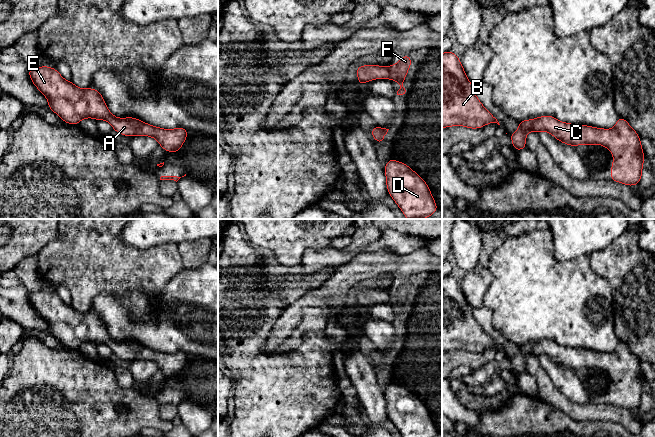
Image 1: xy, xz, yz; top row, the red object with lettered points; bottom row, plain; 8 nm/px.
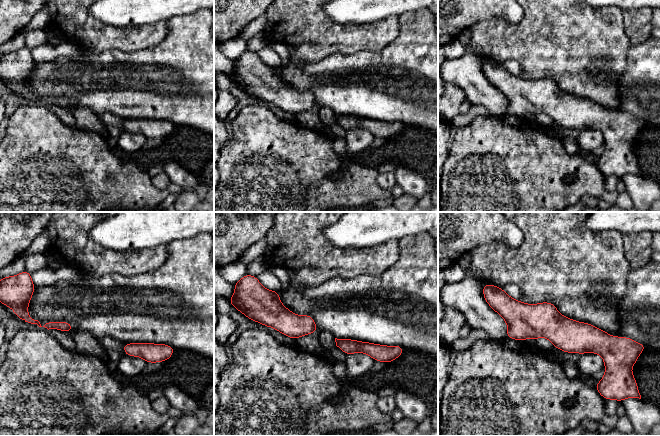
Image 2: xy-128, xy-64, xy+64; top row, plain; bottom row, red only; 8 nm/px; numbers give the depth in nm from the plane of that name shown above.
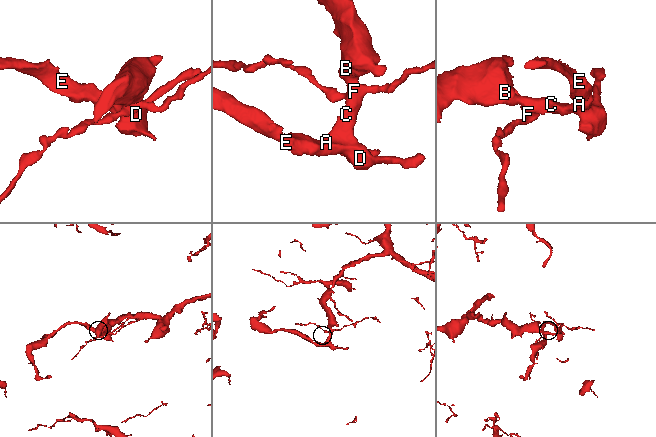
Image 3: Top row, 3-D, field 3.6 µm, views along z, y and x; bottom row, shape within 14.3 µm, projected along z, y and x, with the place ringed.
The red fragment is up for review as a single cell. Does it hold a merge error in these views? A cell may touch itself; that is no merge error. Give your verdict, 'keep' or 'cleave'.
keep

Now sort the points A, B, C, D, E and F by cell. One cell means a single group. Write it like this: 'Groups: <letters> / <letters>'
Groups: A B C D E F

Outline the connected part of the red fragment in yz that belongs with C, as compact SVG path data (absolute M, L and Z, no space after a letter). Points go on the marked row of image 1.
M551 115L519 120L517 131L508 134L516 151L526 148L526 136L529 131L537 134L540 131L549 132L558 141L574 147L581 144L604 146L610 150L615 160L611 163L610 180L629 187L639 185L641 181L643 161L647 156L642 153L639 134L623 117L619 116L612 129L565 123Z

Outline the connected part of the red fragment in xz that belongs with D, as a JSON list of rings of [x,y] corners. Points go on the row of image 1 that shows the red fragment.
[[[390,158],[383,169],[388,194],[407,219],[431,217],[438,210],[427,183],[404,162]]]

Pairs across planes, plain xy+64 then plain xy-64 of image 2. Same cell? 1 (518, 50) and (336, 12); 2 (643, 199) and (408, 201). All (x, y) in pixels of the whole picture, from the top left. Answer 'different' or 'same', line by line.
1: different
2: different

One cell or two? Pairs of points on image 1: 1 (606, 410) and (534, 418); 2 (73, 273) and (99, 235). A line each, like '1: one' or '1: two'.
1: two
2: one

